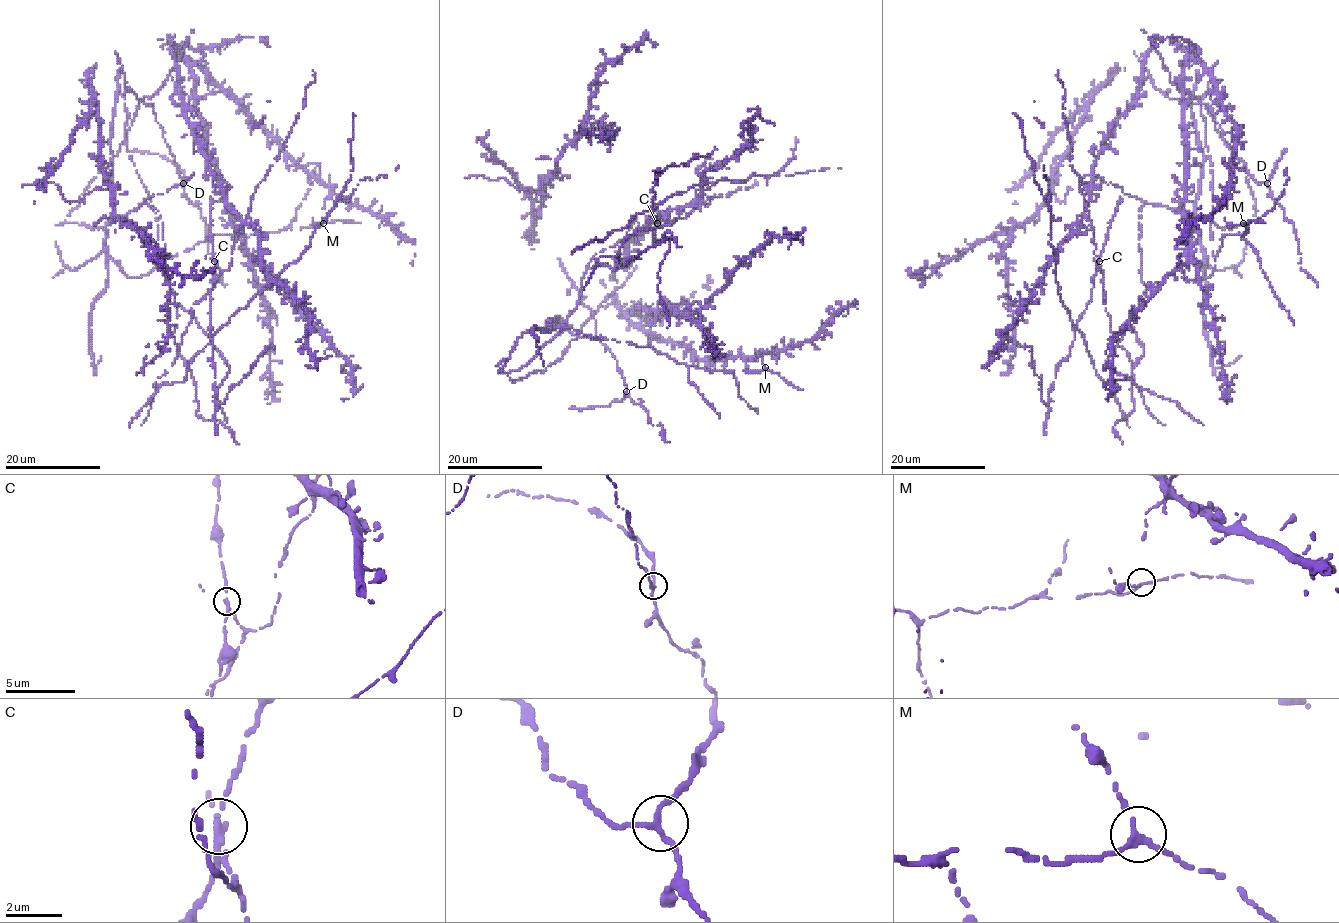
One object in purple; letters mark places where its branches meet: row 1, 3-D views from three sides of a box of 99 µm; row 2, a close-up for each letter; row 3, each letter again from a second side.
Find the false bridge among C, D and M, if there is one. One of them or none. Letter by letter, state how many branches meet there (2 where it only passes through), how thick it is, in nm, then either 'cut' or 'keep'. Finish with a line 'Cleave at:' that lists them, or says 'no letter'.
C: 3 | 200 nm | cut
D: 3 | 200 nm | keep
M: 3 | 200 nm | keep
Cleave at: C

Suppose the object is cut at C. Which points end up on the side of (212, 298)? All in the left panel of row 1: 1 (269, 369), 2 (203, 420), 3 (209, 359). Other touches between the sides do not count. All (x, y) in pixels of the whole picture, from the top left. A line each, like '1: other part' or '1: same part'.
1: other part
2: other part
3: same part

